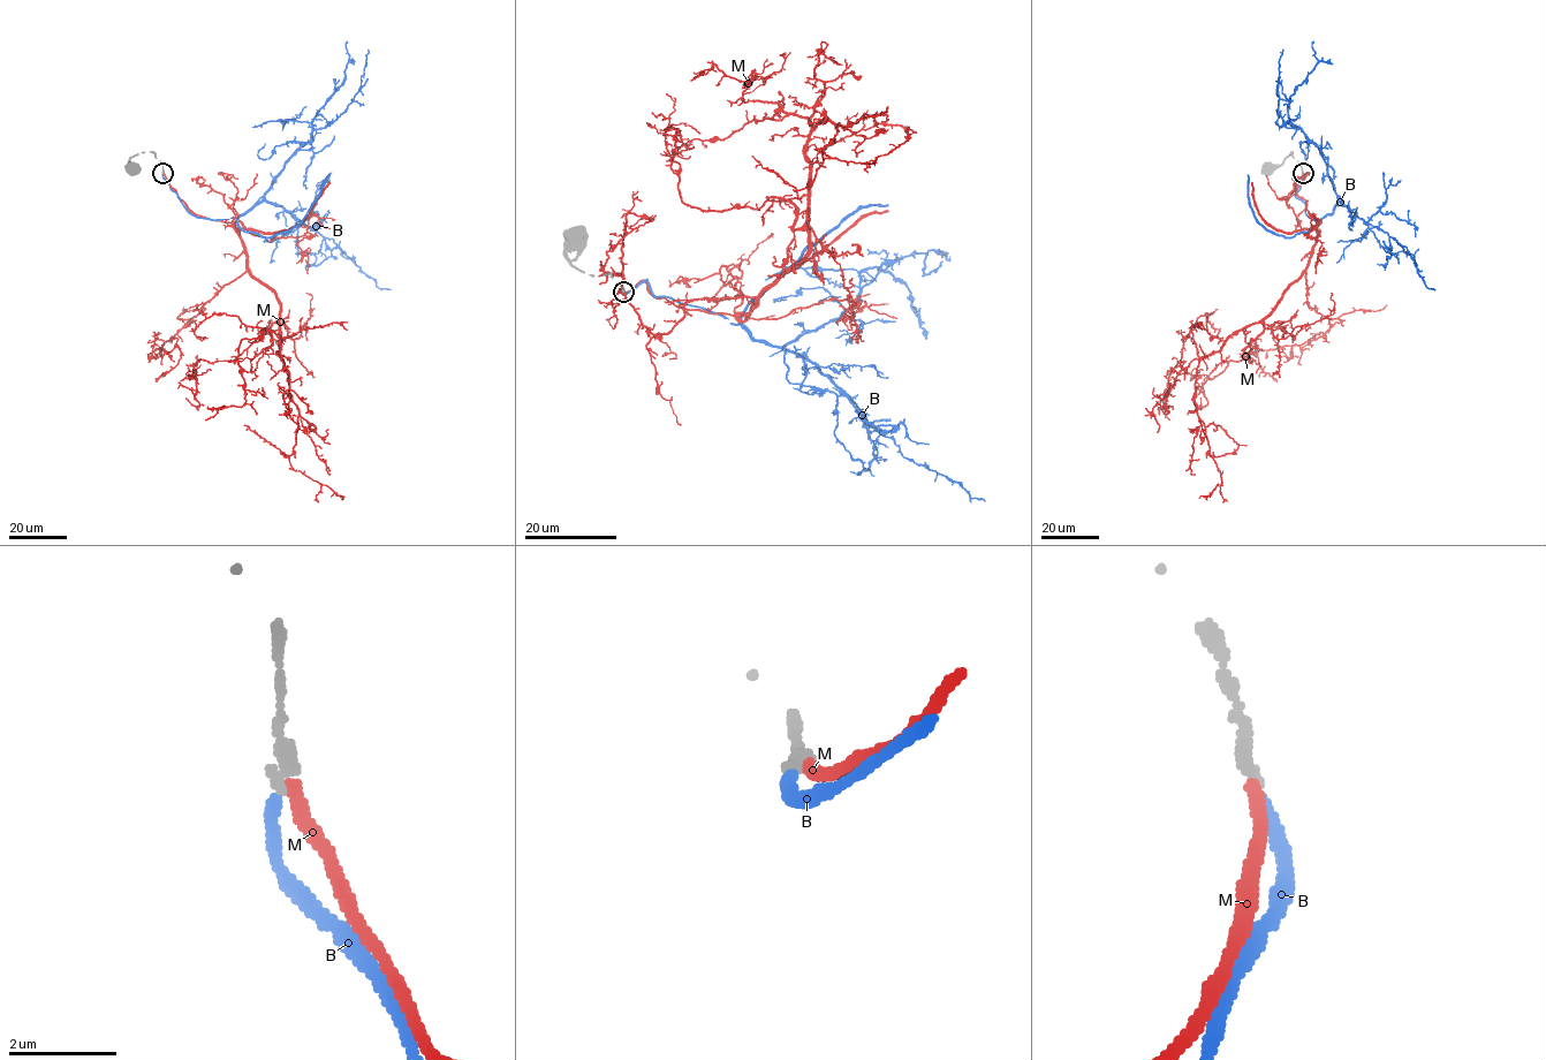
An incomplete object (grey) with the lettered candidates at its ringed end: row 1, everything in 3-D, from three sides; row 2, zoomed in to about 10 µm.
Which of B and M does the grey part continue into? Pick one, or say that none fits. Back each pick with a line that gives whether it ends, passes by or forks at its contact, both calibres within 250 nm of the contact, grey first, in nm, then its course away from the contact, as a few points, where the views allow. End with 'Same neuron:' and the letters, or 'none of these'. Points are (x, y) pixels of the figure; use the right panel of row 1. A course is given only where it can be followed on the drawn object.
B: it ends there; 280 nm thick on the grey side, 240 nm on the other; it runs (1303, 173), (1295, 196), (1305, 213), (1329, 214), (1338, 199), (1326, 164), (1287, 111), (1318, 62), (1313, 40)
Same neuron: B

